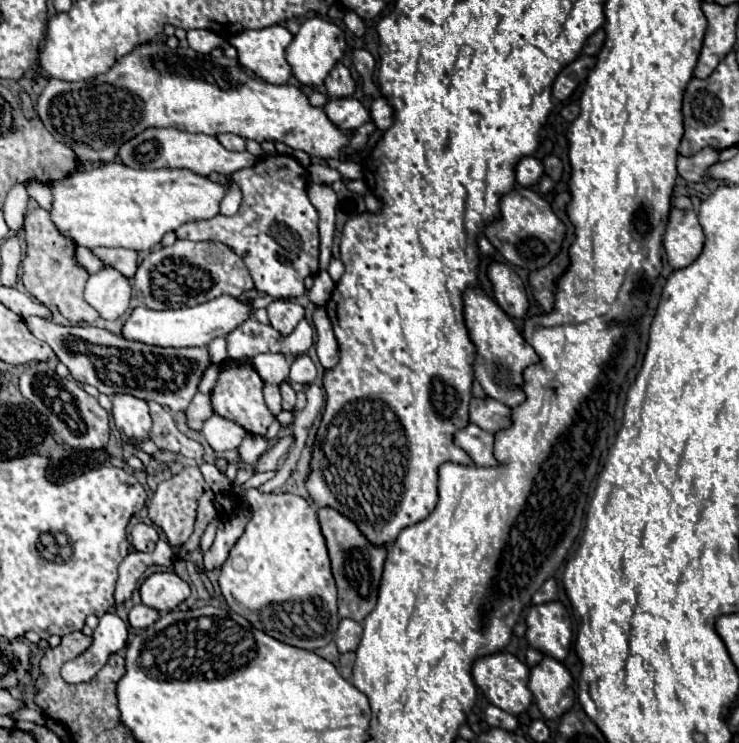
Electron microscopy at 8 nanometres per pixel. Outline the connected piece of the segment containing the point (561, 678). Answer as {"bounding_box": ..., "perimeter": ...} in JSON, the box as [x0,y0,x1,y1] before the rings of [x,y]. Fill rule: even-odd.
{"bounding_box":[529,655,575,719],"perimeter":[[[545,655],[535,667],[531,667],[529,687],[544,719],[559,719],[561,713],[571,709],[575,695],[571,683],[573,679],[569,671],[557,659]]]}

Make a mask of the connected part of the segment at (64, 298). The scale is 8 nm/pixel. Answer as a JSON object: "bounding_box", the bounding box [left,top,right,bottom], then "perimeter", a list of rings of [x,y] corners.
{"bounding_box":[23,209,99,325],"perimeter":[[[35,209],[27,215],[25,241],[27,241],[27,255],[23,261],[25,289],[45,307],[55,307],[71,323],[93,325],[99,319],[99,313],[83,299],[83,287],[89,275],[75,259],[77,245],[65,235],[61,235],[61,231],[51,221],[49,213],[43,209]]]}

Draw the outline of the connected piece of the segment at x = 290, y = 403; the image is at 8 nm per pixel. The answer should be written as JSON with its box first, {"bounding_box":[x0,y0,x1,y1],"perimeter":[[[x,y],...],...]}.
{"bounding_box":[281,381,295,407],"perimeter":[[[283,381],[281,385],[281,395],[283,395],[283,407],[295,407],[295,391],[293,391],[293,387],[287,383],[287,381]]]}

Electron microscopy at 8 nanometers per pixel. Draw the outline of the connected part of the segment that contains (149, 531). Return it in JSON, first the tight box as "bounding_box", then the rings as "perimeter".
{"bounding_box":[131,523,159,553],"perimeter":[[[137,523],[133,529],[131,529],[131,543],[137,551],[143,551],[143,553],[151,553],[155,549],[155,543],[157,543],[159,535],[157,535],[157,529],[153,525],[145,525],[145,523]]]}

